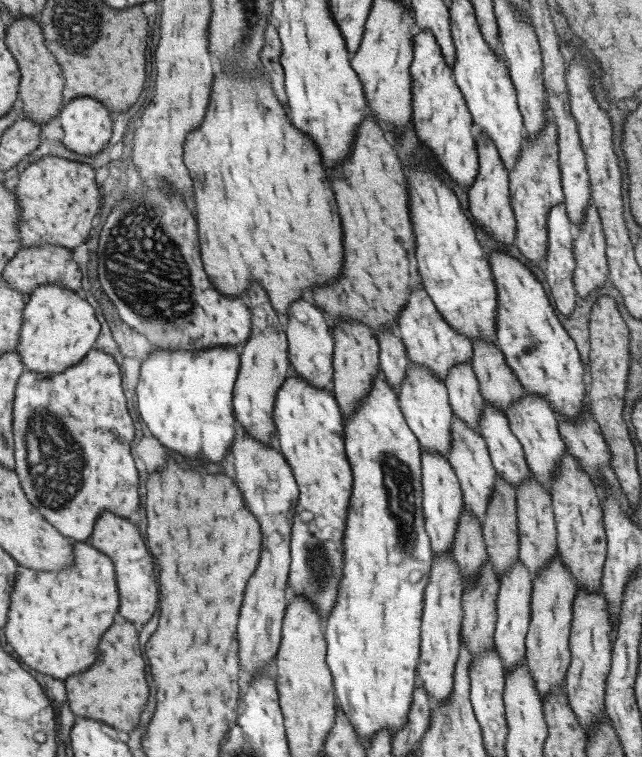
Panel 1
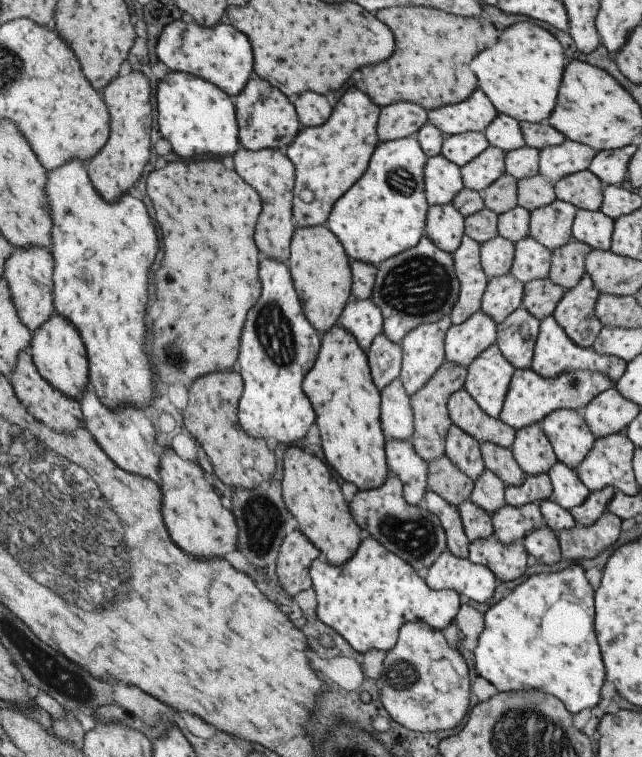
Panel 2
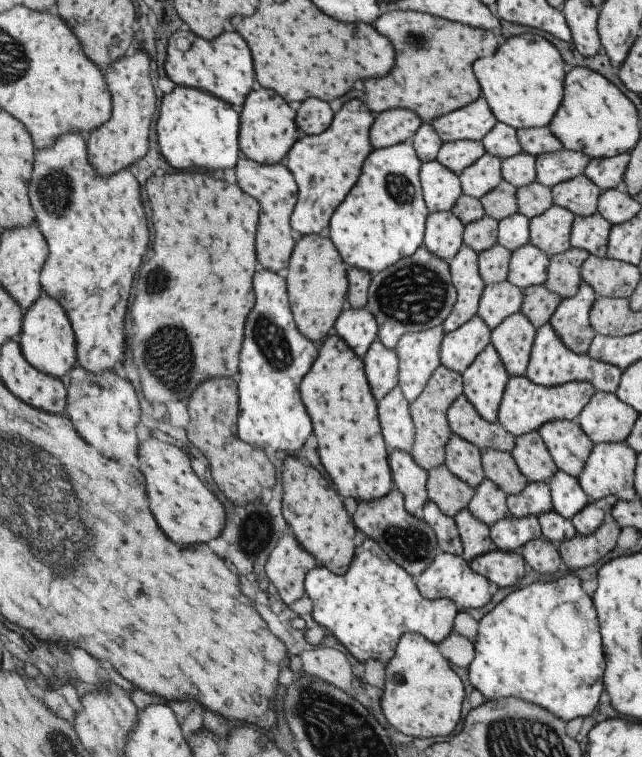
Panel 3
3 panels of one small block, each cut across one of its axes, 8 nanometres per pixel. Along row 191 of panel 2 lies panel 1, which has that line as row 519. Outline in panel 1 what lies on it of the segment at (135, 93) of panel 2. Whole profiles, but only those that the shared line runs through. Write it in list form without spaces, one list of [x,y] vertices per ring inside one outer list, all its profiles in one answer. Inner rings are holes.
[[[101,512],[94,521],[91,531],[91,544],[97,551],[107,555],[115,570],[115,585],[119,594],[119,618],[143,624],[157,608],[157,584],[153,574],[153,560],[143,544],[133,519],[115,516],[111,512]]]

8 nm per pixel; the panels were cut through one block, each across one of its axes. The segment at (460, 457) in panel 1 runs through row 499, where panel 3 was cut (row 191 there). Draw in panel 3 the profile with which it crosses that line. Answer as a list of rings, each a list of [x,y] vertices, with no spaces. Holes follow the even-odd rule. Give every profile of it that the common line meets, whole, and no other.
[[[484,152],[473,164],[463,168],[458,178],[462,192],[478,199],[493,190],[502,179],[500,160],[497,156]]]

